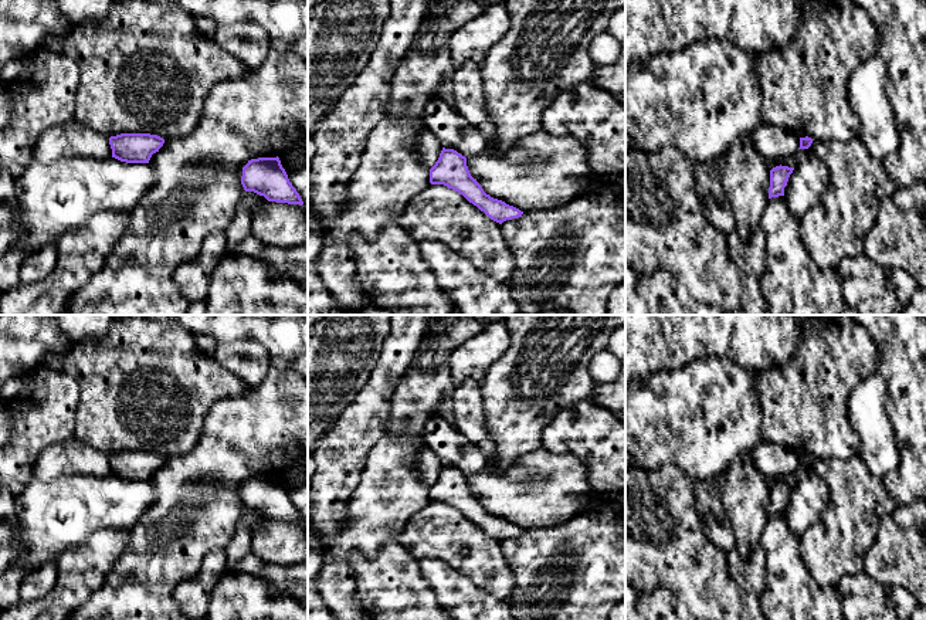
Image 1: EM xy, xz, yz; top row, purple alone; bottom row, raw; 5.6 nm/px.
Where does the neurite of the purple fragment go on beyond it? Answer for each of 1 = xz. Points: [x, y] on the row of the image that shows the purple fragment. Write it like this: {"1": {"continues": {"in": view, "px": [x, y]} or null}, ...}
{"1": {"continues": null}}

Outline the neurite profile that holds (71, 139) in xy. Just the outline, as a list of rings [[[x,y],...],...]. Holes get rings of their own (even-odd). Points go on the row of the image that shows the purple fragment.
[[[75,118],[48,128],[37,140],[34,162],[51,165],[72,159],[106,160],[112,157],[109,138]]]

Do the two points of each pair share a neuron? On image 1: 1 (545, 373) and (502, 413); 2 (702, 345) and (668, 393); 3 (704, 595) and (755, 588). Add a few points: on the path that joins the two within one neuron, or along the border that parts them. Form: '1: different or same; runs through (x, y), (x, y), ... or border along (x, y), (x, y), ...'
1: same; runs through (535, 380), (512, 403)
2: different; border along (723, 358), (695, 358), (682, 366), (658, 371)
3: different; border along (725, 559), (728, 573), (743, 605)

